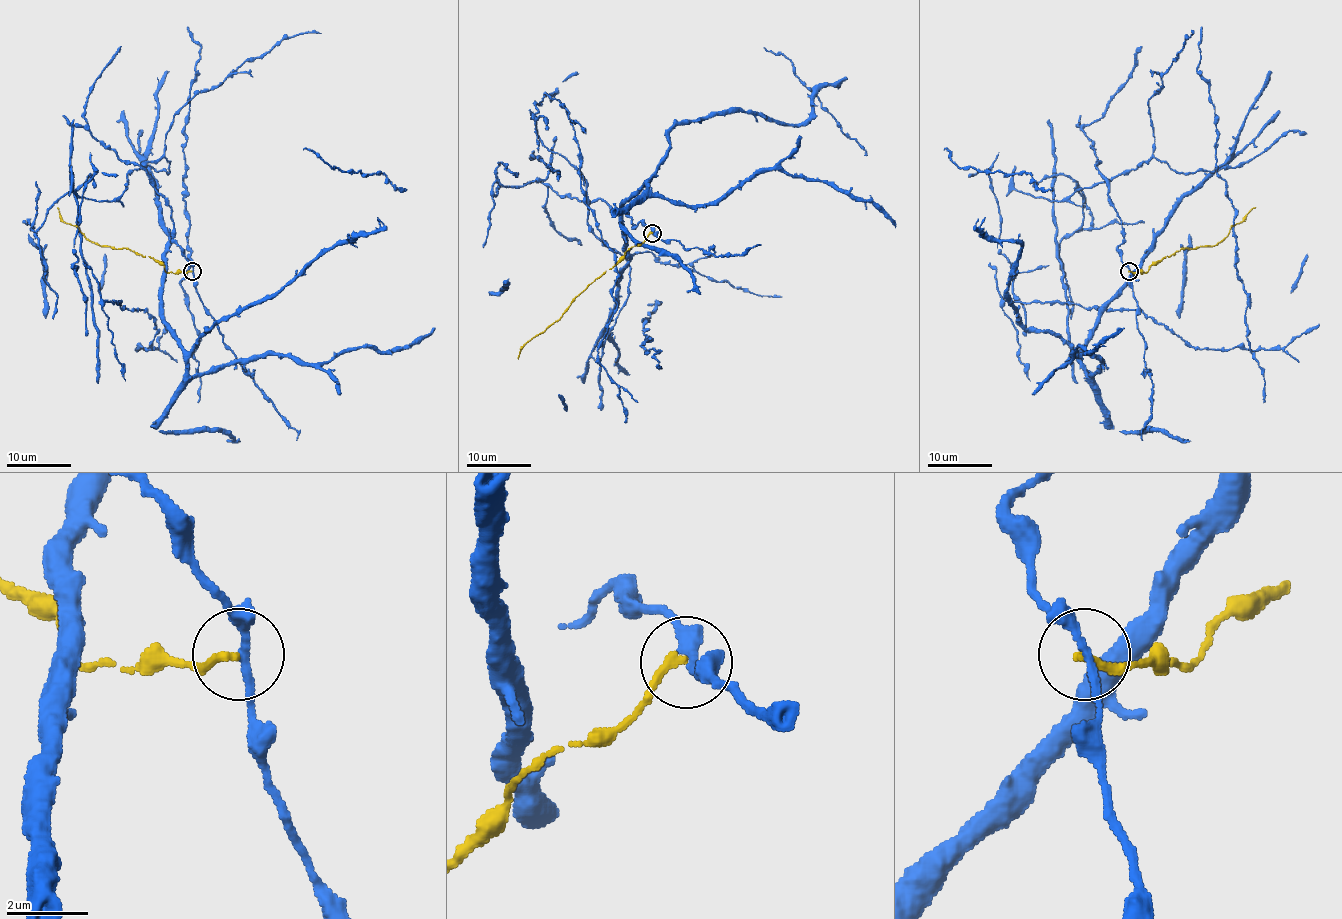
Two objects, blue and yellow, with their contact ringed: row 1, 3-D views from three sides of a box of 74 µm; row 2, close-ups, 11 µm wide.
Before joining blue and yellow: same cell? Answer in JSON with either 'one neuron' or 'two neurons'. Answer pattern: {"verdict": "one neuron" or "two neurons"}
{"verdict": "two neurons"}

